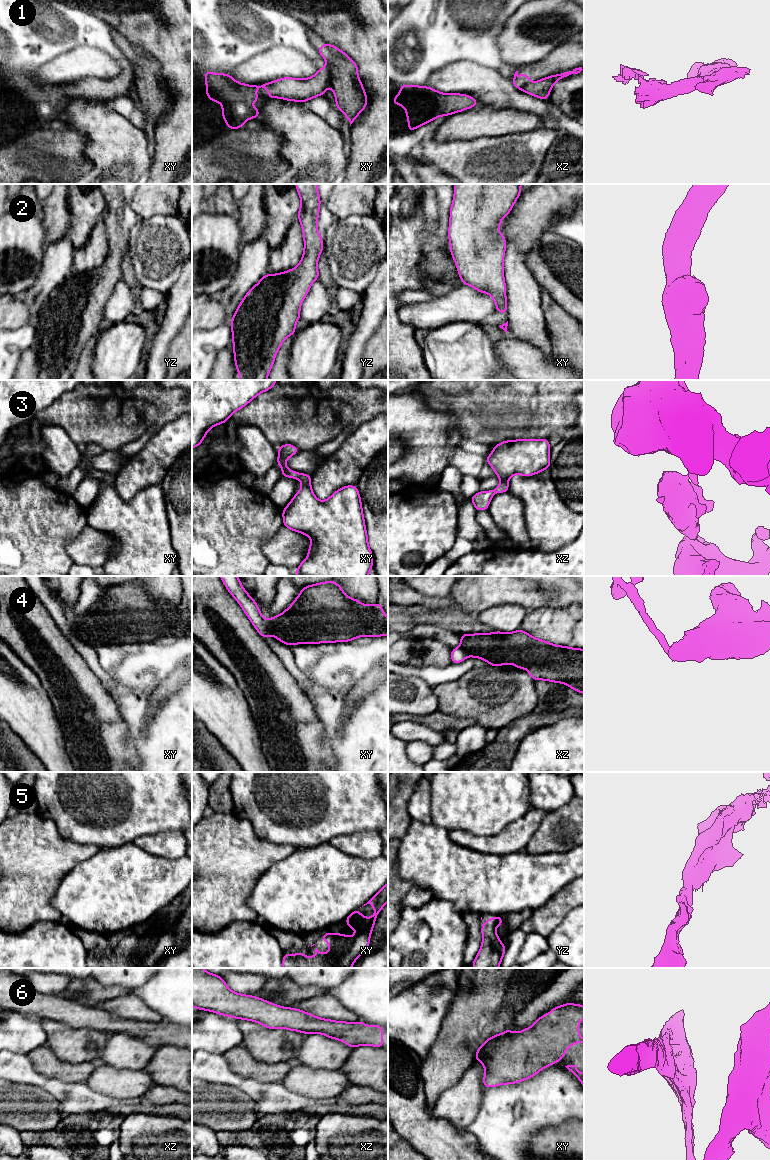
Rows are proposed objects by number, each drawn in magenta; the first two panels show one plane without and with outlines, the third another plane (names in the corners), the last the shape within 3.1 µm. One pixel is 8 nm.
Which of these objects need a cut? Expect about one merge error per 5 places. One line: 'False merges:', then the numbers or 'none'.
False merges: 1, 4

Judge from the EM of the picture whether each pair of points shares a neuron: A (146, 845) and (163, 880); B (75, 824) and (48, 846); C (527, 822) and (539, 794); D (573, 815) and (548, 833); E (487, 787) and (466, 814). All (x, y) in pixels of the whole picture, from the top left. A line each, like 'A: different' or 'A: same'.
A: different
B: different
C: different
D: same
E: same

